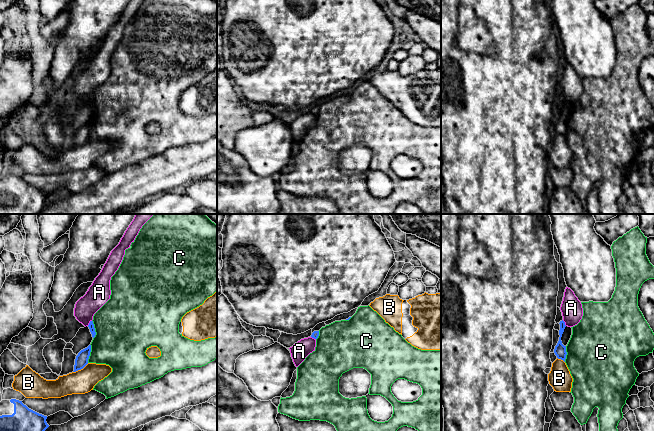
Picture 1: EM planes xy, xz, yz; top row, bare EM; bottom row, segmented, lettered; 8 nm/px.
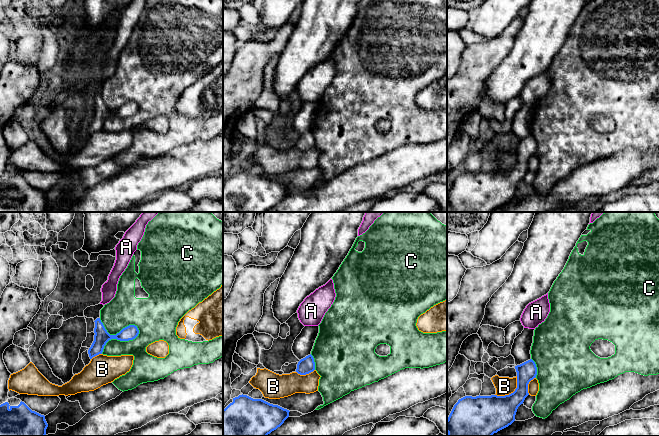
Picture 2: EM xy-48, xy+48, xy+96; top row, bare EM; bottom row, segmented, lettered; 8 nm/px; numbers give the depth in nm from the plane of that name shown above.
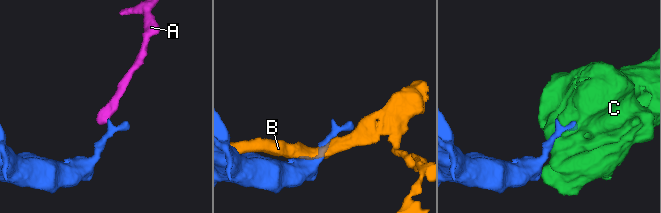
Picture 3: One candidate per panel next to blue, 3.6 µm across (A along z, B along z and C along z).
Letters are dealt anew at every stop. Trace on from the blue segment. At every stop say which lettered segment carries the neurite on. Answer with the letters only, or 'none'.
none

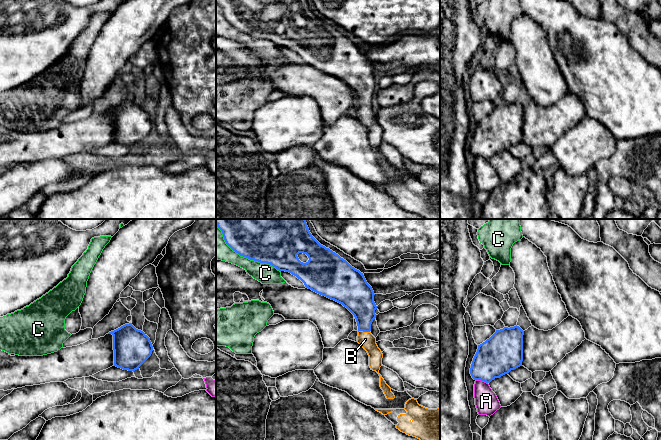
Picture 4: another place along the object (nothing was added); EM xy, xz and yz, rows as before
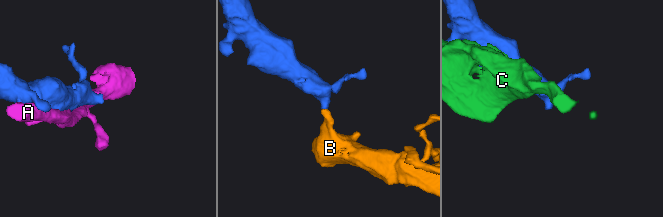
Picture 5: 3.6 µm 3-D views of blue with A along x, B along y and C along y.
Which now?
B

